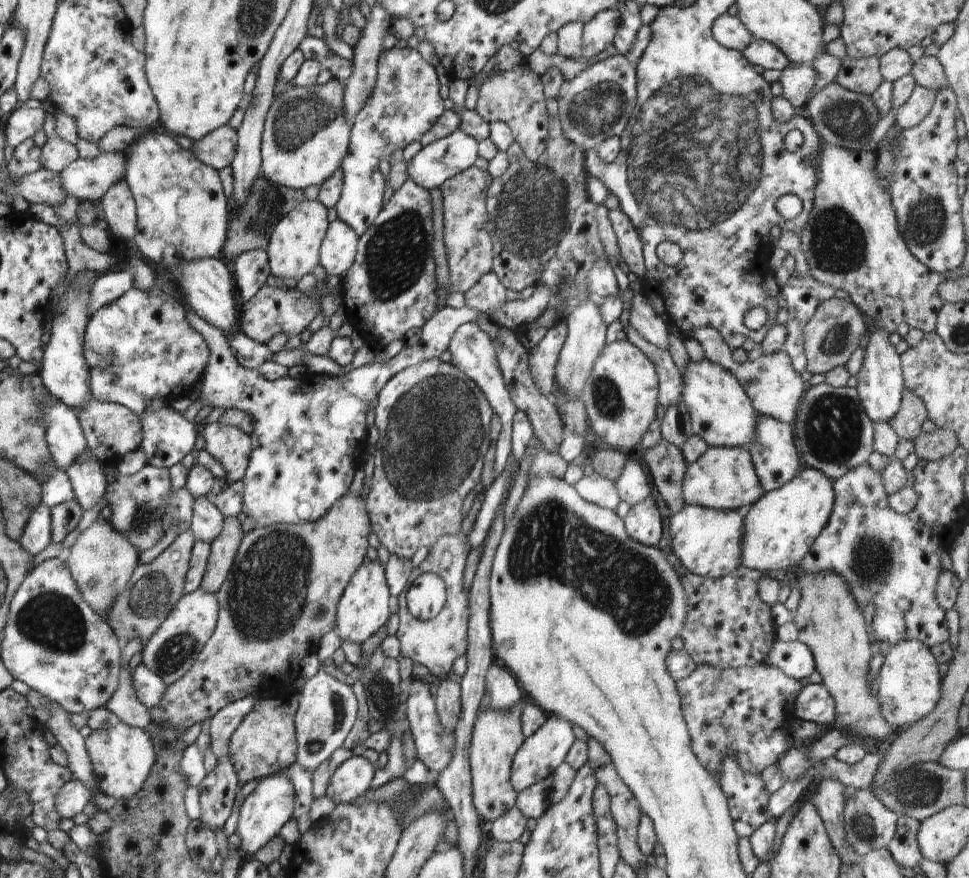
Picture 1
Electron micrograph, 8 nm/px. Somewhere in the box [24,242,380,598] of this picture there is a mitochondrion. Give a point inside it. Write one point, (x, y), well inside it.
(139, 516)

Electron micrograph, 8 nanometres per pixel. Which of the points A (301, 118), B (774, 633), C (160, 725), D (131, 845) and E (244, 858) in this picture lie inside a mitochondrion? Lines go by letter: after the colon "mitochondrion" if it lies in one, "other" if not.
A: mitochondrion
B: other
C: other
D: other
E: other

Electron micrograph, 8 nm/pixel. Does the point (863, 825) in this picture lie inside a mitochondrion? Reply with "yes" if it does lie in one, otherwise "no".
yes

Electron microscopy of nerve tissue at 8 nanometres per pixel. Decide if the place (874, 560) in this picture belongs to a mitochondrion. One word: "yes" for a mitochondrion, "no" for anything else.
yes

